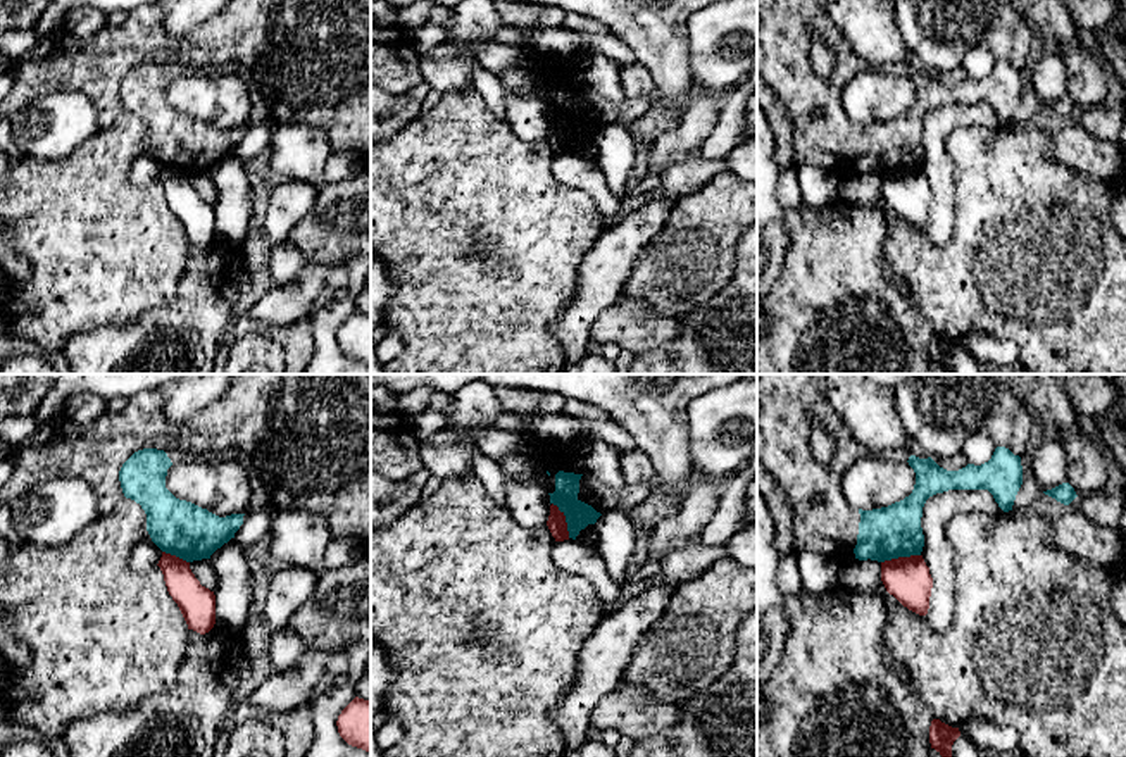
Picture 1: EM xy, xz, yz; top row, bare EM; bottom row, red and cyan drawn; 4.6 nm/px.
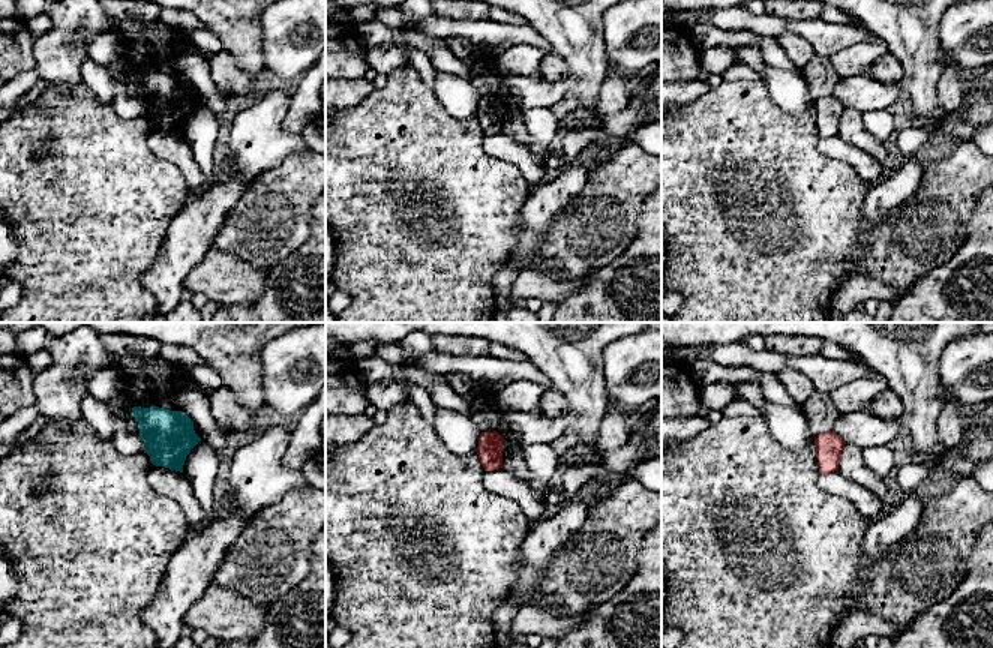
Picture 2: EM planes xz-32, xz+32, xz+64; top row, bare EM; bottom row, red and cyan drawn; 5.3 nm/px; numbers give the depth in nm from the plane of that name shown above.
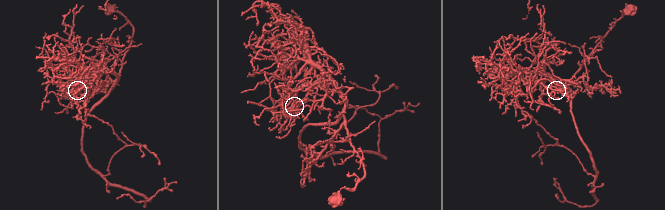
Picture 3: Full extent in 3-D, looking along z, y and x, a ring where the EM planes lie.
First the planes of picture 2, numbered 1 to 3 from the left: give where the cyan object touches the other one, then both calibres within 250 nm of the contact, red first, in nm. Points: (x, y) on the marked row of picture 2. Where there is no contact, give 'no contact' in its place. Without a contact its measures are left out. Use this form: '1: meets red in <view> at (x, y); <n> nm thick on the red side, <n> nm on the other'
1: no contact
2: meets red in xz+32 at (504, 444); 140 nm thick on the red side, 20 nm on the other
3: no contact

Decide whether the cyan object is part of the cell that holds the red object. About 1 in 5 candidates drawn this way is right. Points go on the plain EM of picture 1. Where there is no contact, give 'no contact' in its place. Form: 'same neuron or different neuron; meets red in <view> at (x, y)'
different neuron; meets red in yz at (900, 171)

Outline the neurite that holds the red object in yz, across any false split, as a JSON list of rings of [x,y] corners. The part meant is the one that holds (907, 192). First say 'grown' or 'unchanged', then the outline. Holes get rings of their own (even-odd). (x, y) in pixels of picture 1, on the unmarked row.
unchanged; [[[923,169],[898,171],[881,176],[881,195],[890,209],[893,209],[909,224],[926,229],[933,191]]]

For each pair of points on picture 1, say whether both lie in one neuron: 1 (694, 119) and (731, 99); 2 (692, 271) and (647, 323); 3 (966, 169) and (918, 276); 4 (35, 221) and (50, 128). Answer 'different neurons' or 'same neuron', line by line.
1: different neurons
2: different neurons
3: same neuron
4: different neurons

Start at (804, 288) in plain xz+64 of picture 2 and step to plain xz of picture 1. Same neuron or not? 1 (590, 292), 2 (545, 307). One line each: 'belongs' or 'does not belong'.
1: does not belong
2: belongs

